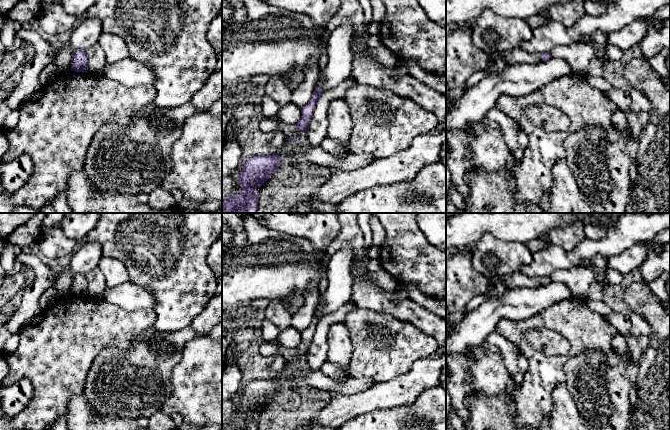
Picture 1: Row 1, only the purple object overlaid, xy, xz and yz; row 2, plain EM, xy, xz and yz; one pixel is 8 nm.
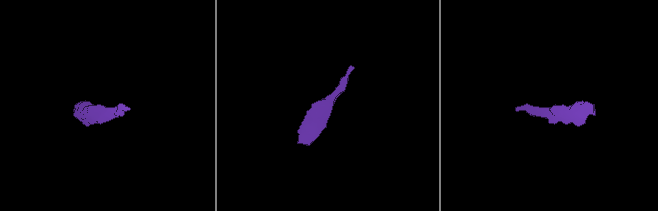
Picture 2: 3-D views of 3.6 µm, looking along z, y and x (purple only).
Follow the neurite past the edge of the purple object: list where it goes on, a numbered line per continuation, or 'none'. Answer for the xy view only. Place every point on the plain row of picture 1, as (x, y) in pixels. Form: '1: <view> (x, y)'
none

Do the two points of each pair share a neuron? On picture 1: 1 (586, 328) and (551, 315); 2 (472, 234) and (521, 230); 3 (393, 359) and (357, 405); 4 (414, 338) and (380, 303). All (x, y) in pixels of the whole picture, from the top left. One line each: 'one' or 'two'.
1: one
2: one
3: two
4: two

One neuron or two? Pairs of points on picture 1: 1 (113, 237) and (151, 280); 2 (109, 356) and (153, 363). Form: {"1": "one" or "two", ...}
{"1": "one", "2": "one"}

